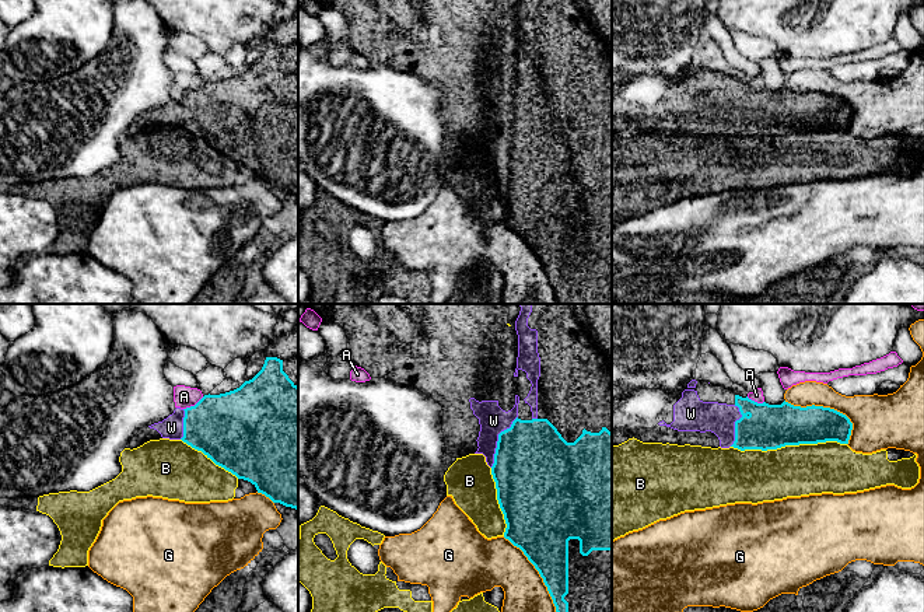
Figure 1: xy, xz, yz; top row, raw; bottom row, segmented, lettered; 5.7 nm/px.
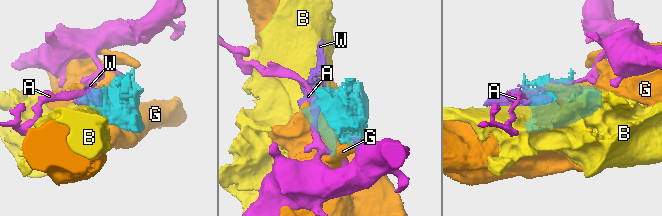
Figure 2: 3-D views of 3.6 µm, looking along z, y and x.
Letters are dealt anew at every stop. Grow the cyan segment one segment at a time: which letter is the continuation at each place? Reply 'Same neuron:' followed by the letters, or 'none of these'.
Same neuron: W

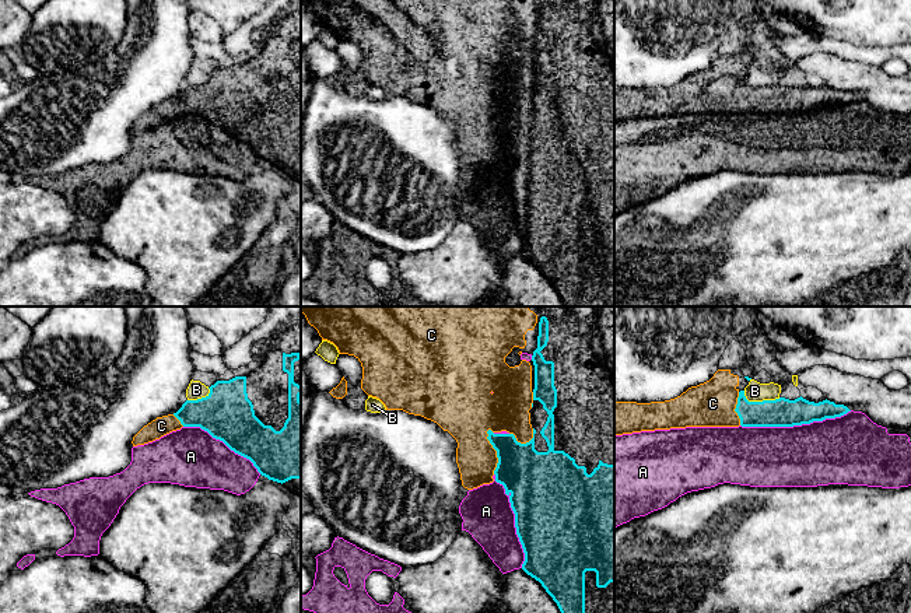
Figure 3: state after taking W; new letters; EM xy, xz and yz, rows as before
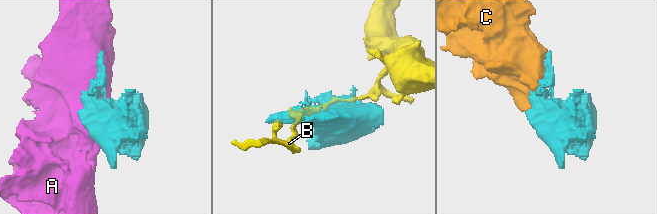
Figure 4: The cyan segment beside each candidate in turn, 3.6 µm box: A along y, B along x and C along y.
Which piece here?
Same neuron: C

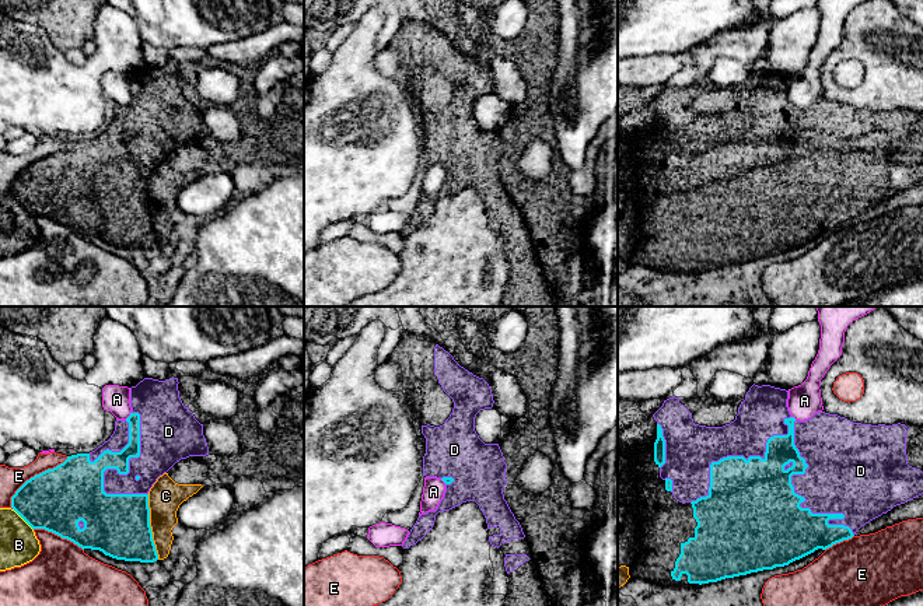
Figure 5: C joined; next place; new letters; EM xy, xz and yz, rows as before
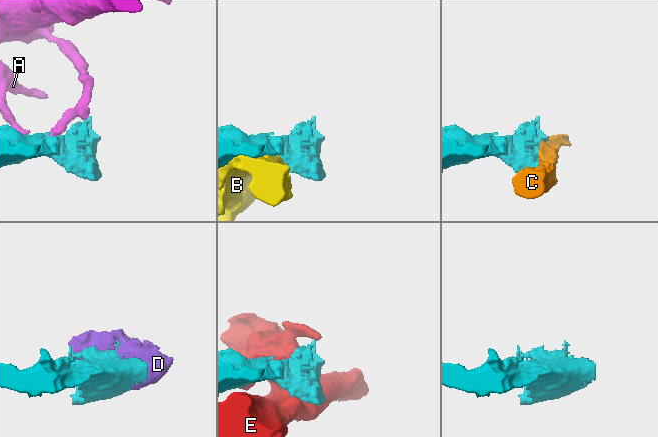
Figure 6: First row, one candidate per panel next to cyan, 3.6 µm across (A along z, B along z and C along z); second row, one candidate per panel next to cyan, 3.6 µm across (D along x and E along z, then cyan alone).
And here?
Same neuron: D

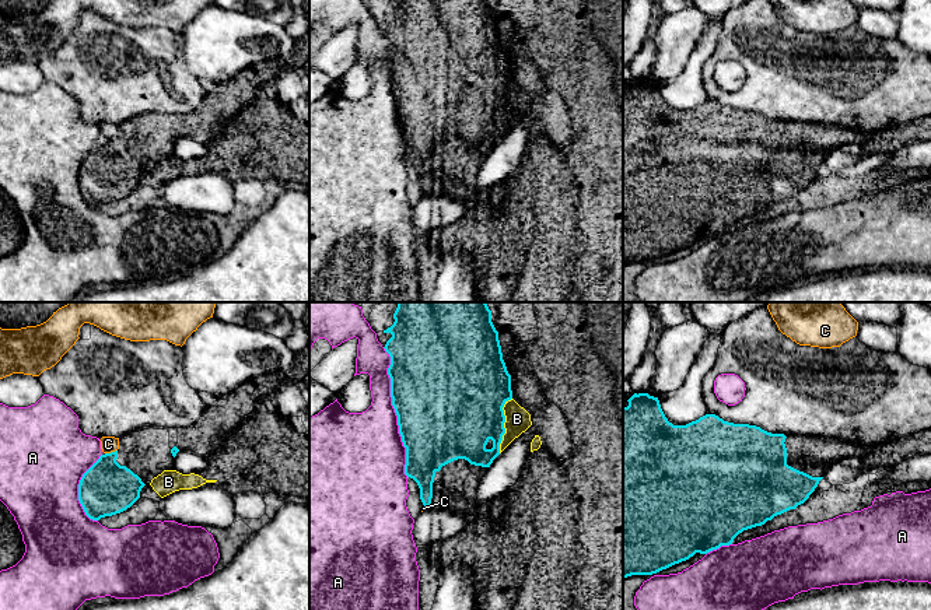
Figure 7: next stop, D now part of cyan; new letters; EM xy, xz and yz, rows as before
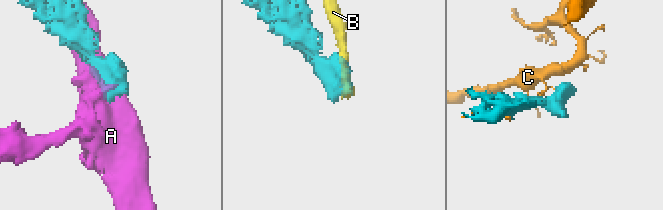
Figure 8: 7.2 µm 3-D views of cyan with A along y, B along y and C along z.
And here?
Same neuron: none of these

